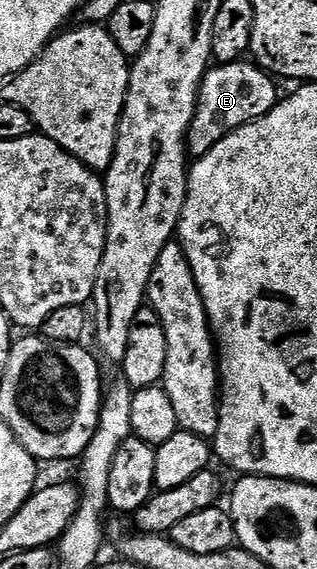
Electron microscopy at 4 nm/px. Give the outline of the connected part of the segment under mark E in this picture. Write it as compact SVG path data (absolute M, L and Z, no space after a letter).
M237 61L234 63L216 63L209 66L204 79L200 82L200 92L196 102L196 112L190 121L188 130L188 154L193 160L201 159L222 137L234 133L248 123L266 117L276 108L277 80L255 62Z

